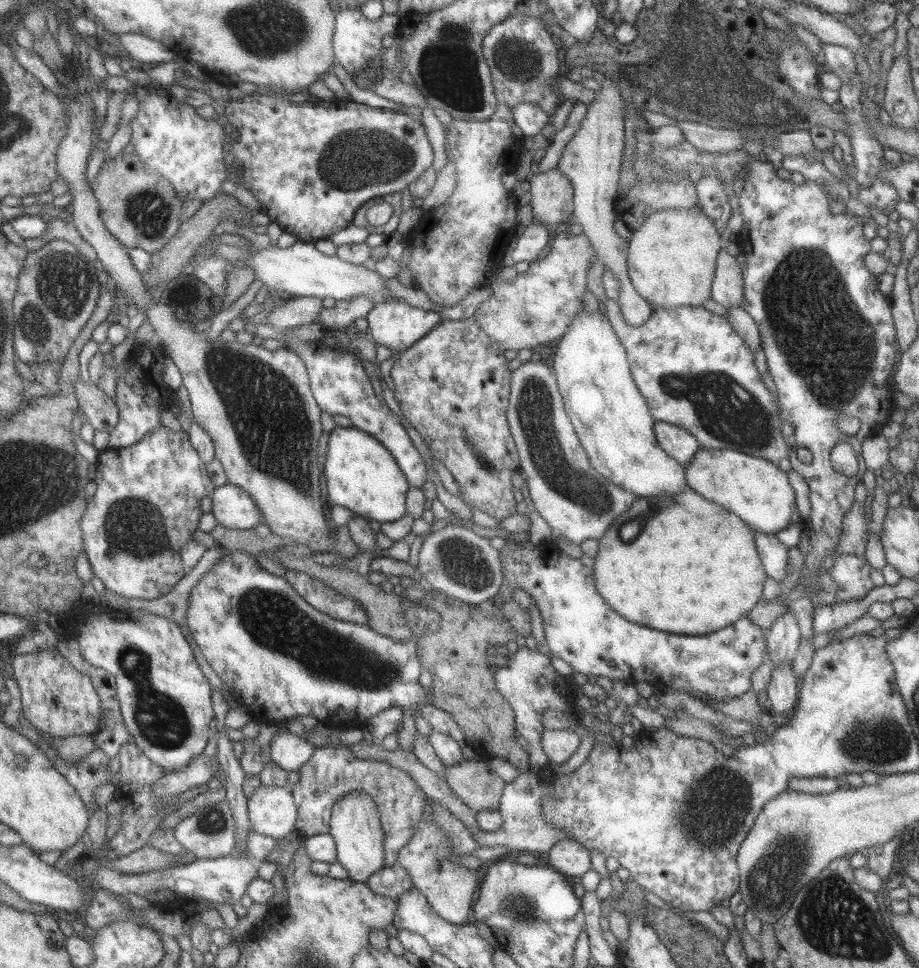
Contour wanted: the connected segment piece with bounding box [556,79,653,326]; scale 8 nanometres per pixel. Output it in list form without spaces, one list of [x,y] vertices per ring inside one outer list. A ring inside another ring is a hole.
[[[607,79],[607,82],[601,85],[602,89],[596,91],[595,100],[586,108],[586,115],[581,120],[579,129],[563,147],[556,168],[570,180],[574,222],[581,226],[582,233],[589,239],[590,245],[597,253],[597,261],[603,264],[604,270],[613,272],[613,276],[620,282],[620,293],[616,300],[619,312],[627,324],[639,326],[649,318],[653,310],[648,301],[643,300],[634,291],[628,277],[628,243],[613,230],[613,220],[617,215],[614,202],[624,148],[622,108],[625,106],[625,100],[618,93],[620,82],[621,80]]]

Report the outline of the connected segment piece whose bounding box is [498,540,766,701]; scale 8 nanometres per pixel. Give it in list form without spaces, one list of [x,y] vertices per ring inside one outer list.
[[[507,540],[498,553],[502,570],[502,582],[499,586],[502,603],[512,599],[514,588],[521,588],[526,592],[539,609],[539,615],[543,620],[545,645],[551,656],[567,663],[572,671],[583,676],[603,676],[613,682],[622,681],[626,684],[645,681],[652,685],[662,682],[672,691],[687,694],[701,692],[711,700],[725,701],[741,696],[751,689],[751,675],[763,662],[766,643],[765,631],[757,628],[747,617],[739,618],[733,624],[711,634],[667,634],[627,622],[617,615],[597,594],[593,584],[592,568],[584,566],[579,559],[561,553],[551,541],[533,545],[529,541],[520,544]]]

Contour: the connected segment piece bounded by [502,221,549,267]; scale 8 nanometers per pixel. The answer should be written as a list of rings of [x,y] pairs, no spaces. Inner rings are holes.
[[[534,221],[533,223],[520,228],[515,242],[515,248],[505,252],[502,266],[511,267],[514,263],[535,261],[537,255],[547,244],[547,231],[545,225]]]

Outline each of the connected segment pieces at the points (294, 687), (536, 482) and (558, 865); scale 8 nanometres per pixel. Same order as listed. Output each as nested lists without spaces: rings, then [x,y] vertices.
[[[226,550],[222,559],[219,559],[191,589],[187,599],[186,624],[191,636],[197,645],[197,648],[203,654],[205,661],[211,667],[211,670],[224,683],[224,688],[229,690],[233,698],[250,710],[250,714],[261,723],[275,723],[285,718],[296,718],[297,716],[314,716],[319,720],[329,720],[331,726],[345,724],[345,722],[355,722],[355,720],[365,720],[370,716],[377,714],[380,710],[398,706],[402,710],[402,727],[400,736],[397,738],[398,747],[405,752],[413,752],[413,738],[415,738],[415,725],[413,725],[413,712],[419,713],[419,704],[430,704],[428,696],[430,691],[424,691],[418,683],[418,677],[421,672],[421,664],[418,663],[416,656],[415,636],[409,640],[393,641],[388,637],[383,637],[375,633],[366,624],[355,624],[353,622],[343,622],[330,618],[309,606],[303,598],[295,592],[295,589],[284,579],[284,577],[273,575],[273,573],[261,569],[259,562],[255,561],[253,555],[246,552],[237,552],[236,550]]]
[[[526,361],[510,371],[508,402],[505,418],[518,452],[518,470],[526,476],[535,512],[552,532],[576,545],[587,539],[598,540],[609,523],[625,512],[637,496],[607,482],[589,466],[565,414],[555,373],[547,362]]]
[[[561,839],[547,851],[547,860],[552,868],[567,878],[581,876],[591,869],[590,850],[581,846],[575,839]]]

